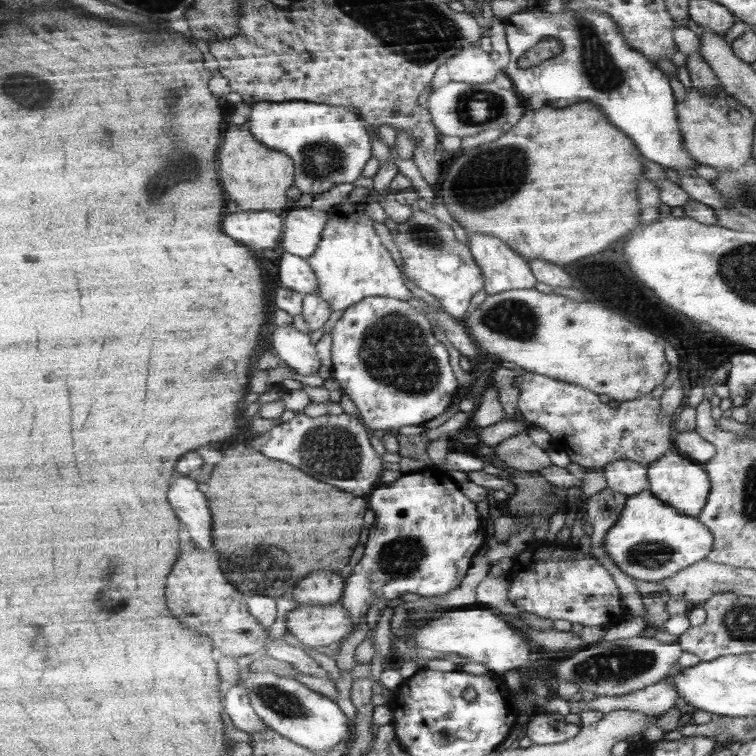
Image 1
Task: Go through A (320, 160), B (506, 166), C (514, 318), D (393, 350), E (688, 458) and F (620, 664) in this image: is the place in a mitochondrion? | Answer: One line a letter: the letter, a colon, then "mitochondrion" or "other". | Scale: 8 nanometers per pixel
A: mitochondrion
B: mitochondrion
C: mitochondrion
D: mitochondrion
E: other
F: mitochondrion

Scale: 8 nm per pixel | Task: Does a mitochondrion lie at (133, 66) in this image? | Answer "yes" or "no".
no

